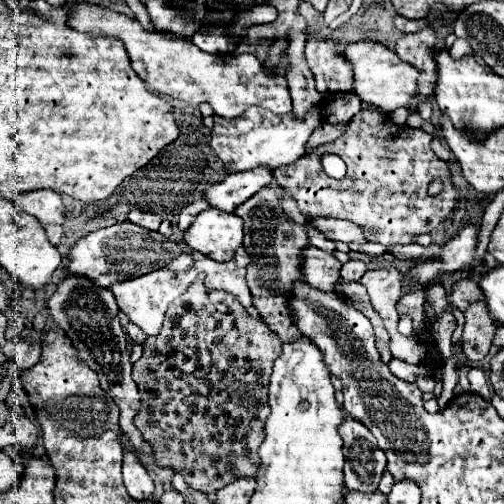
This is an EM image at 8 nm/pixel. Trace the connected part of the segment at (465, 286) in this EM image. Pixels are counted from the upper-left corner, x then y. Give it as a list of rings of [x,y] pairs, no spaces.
[[[463,279],[463,281],[459,281],[457,285],[451,287],[449,301],[451,301],[455,307],[459,307],[461,311],[465,311],[467,305],[473,303],[475,299],[483,299],[483,293],[481,293],[481,289],[479,289],[479,285],[477,285],[475,281]]]

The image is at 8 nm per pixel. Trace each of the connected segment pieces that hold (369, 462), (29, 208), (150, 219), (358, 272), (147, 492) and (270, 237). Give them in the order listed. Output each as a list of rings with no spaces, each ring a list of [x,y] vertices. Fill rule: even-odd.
[[[345,417],[339,425],[345,451],[345,487],[355,491],[375,491],[385,471],[387,459],[377,447],[373,433],[357,419]]]
[[[37,189],[29,193],[21,193],[15,205],[31,215],[35,215],[43,225],[45,223],[63,223],[65,207],[61,203],[61,195],[53,189]]]
[[[135,209],[127,215],[127,219],[139,227],[145,227],[145,229],[151,229],[151,231],[157,231],[159,229],[159,223],[161,219],[153,213],[147,213],[147,211],[141,211],[141,209]]]
[[[349,259],[349,261],[343,263],[343,267],[341,267],[341,277],[343,277],[345,281],[359,281],[361,275],[365,273],[365,269],[367,269],[367,265],[365,265],[363,261],[359,261],[359,259]]]
[[[133,451],[123,457],[123,483],[133,499],[149,499],[153,495],[153,479]]]
[[[273,187],[257,191],[253,197],[249,197],[249,201],[241,203],[235,209],[235,215],[241,215],[241,219],[245,221],[243,247],[251,257],[251,263],[247,265],[247,285],[253,293],[253,305],[261,313],[261,319],[267,321],[273,331],[277,331],[281,341],[295,341],[297,337],[301,337],[301,333],[289,317],[287,297],[293,281],[301,279],[301,249],[309,245],[305,227],[287,225],[281,209],[281,199],[277,197]]]

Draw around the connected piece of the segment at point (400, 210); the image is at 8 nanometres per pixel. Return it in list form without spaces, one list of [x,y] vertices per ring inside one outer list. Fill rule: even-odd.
[[[361,109],[347,125],[345,135],[331,143],[323,143],[313,151],[307,151],[301,159],[297,159],[293,165],[281,165],[281,169],[273,171],[273,177],[277,185],[283,187],[285,193],[289,193],[297,205],[299,211],[305,217],[333,217],[333,219],[347,219],[365,229],[365,235],[369,241],[381,243],[387,249],[395,245],[409,245],[415,241],[415,237],[423,233],[431,233],[441,221],[453,215],[455,205],[459,201],[459,189],[453,185],[453,177],[449,173],[449,163],[441,161],[433,149],[431,149],[433,137],[425,133],[423,129],[415,127],[401,127],[391,121],[391,117],[379,109]],[[323,153],[335,153],[347,163],[347,175],[337,181],[323,173],[323,167],[319,163],[319,157]],[[433,179],[443,181],[443,191],[439,195],[429,195],[427,187]]]

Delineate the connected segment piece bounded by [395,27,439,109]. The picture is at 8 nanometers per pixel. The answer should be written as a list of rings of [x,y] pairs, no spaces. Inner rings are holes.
[[[427,27],[417,33],[407,33],[397,41],[397,55],[409,61],[421,71],[419,77],[419,97],[411,101],[411,109],[415,109],[421,101],[433,95],[433,87],[437,83],[437,63],[435,63],[435,45],[437,33],[433,27]]]

